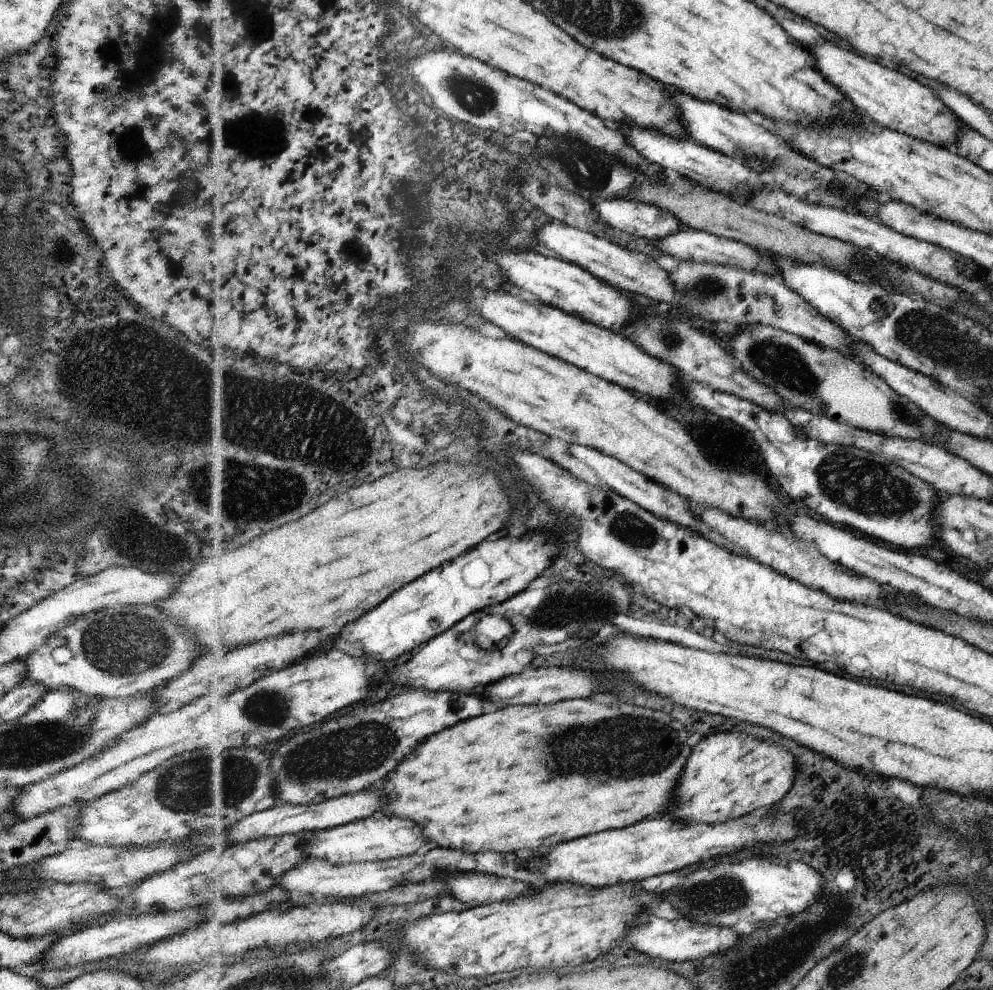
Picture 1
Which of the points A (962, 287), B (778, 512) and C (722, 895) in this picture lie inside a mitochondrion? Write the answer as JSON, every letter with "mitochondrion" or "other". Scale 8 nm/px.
{"A":"other","B":"other","C":"mitochondrion"}

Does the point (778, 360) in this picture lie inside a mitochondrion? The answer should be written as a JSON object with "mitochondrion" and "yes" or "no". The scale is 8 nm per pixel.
{"mitochondrion":"yes"}

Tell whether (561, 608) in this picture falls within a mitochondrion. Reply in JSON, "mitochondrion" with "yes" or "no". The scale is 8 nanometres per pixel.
{"mitochondrion":"yes"}

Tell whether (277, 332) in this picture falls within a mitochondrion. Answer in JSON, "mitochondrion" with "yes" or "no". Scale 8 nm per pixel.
{"mitochondrion":"no"}

